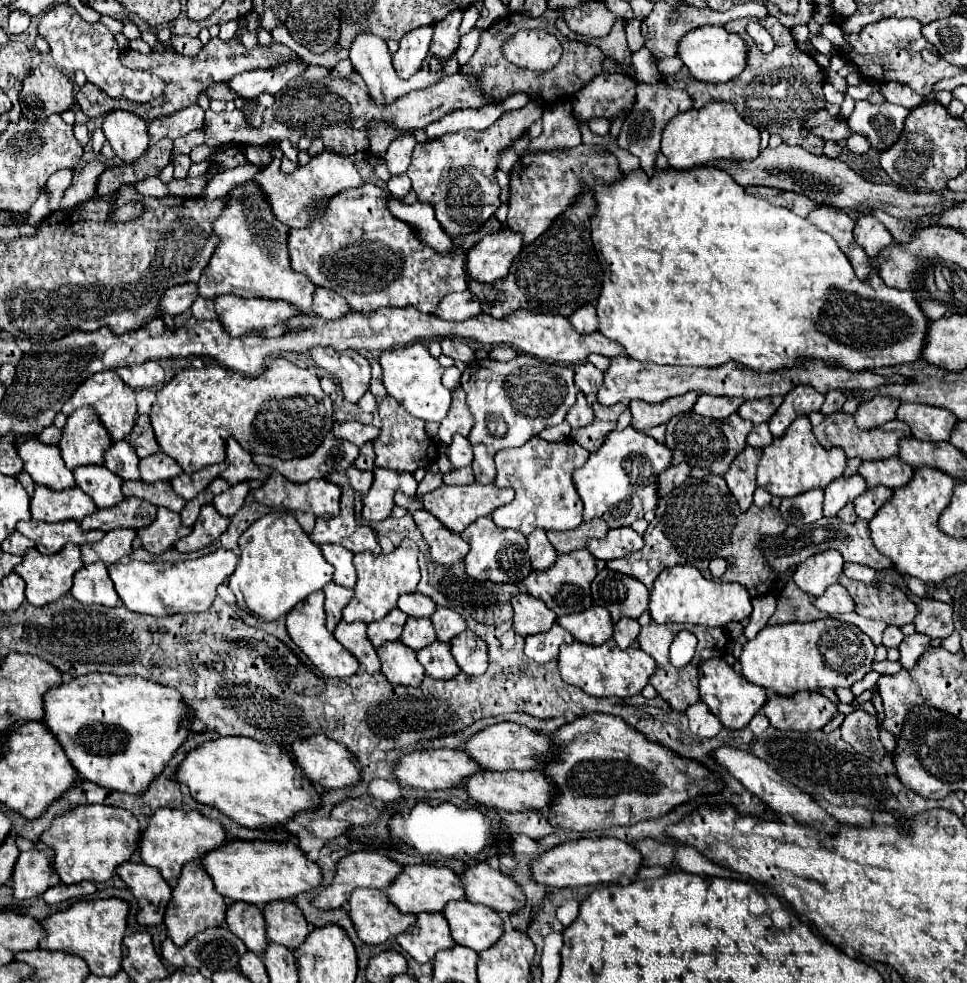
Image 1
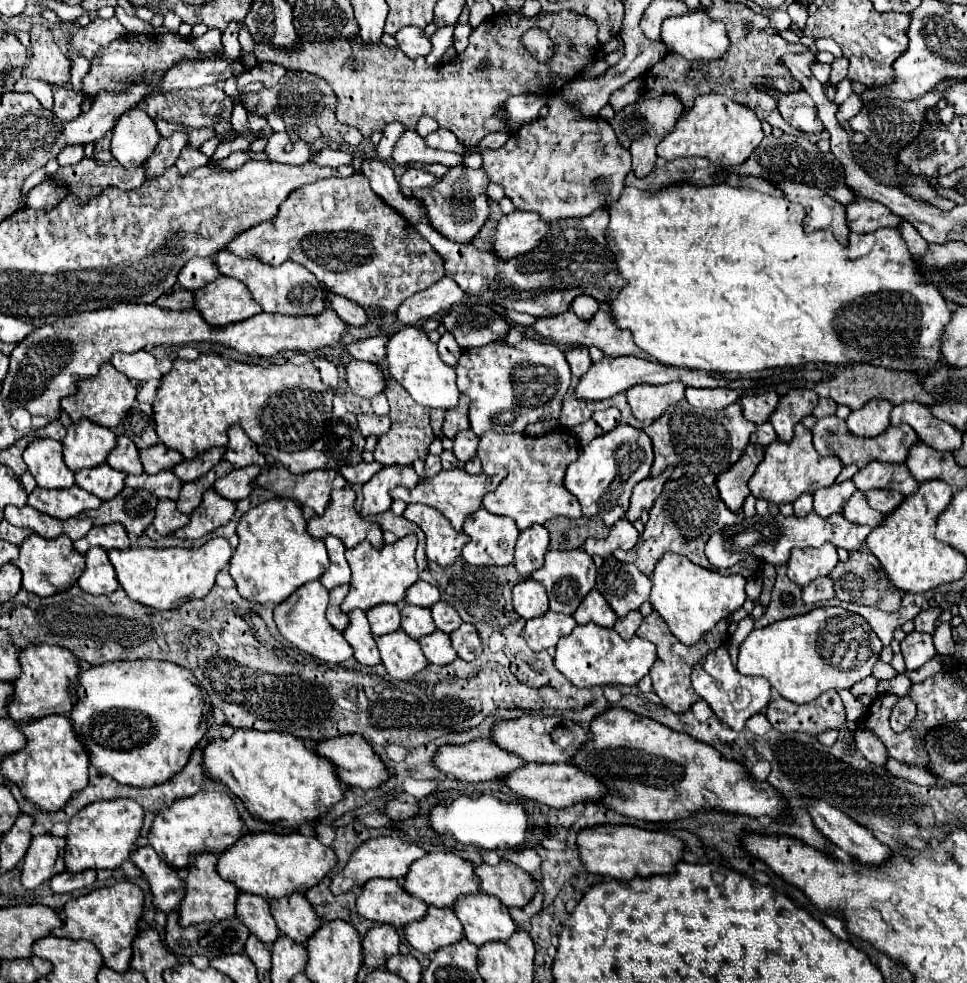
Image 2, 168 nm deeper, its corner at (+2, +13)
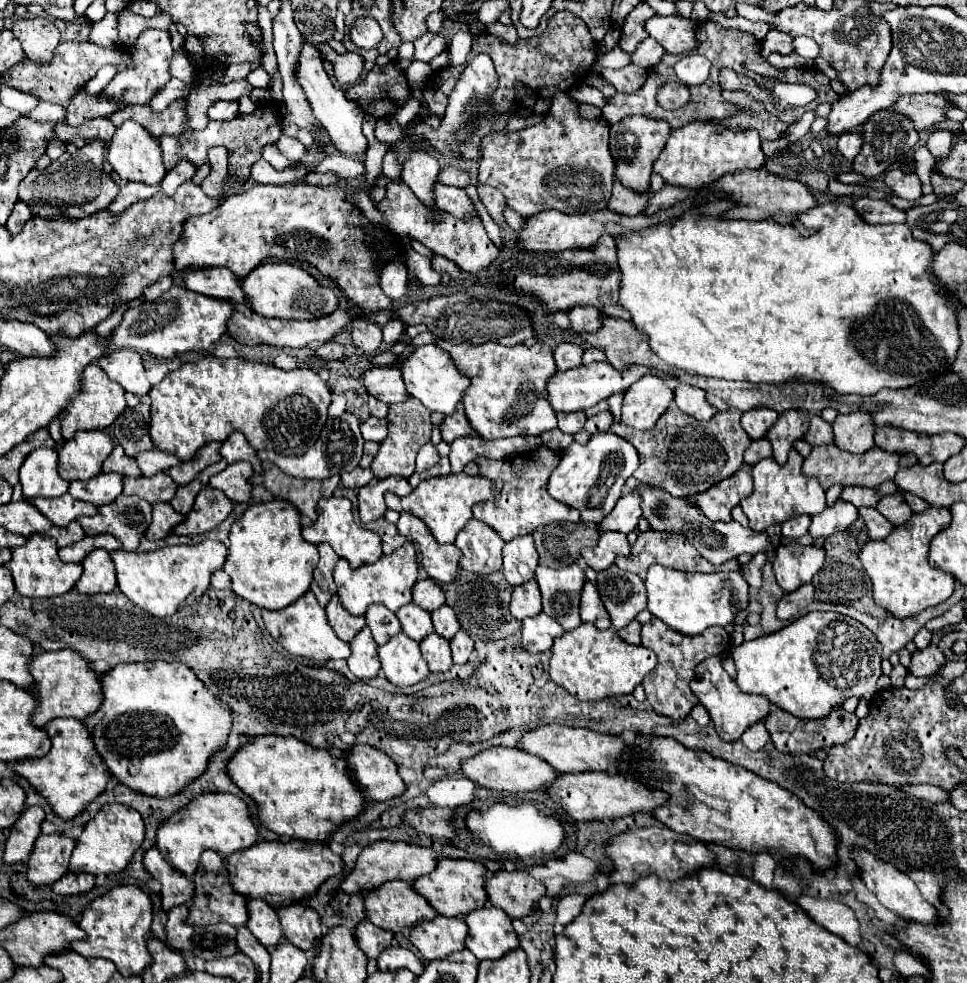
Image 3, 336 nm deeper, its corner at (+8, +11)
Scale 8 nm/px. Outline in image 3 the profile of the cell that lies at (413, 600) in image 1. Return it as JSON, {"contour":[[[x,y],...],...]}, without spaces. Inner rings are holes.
{"contour":[[[417,580],[413,586],[413,602],[423,610],[433,612],[445,604],[445,594],[433,580]]]}

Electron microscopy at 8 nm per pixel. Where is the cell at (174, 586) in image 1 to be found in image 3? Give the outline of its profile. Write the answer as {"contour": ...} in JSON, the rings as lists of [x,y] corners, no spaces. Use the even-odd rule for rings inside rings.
{"contour":[[[203,540],[201,544],[167,546],[153,552],[125,552],[115,550],[111,558],[117,568],[119,590],[137,606],[153,616],[171,616],[183,604],[195,602],[209,588],[209,578],[225,564],[227,548],[215,540]]]}

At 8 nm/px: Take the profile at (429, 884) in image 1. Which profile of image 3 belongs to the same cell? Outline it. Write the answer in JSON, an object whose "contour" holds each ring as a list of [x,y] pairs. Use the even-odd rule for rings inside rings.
{"contour":[[[443,858],[439,860],[437,868],[431,874],[425,874],[415,880],[415,890],[427,898],[427,902],[441,914],[449,918],[465,916],[471,910],[483,908],[487,904],[487,892],[485,892],[485,864],[477,860],[453,860]]]}

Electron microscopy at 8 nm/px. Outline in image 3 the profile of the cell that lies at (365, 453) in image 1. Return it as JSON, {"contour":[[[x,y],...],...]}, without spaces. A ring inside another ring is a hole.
{"contour":[[[365,442],[365,452],[363,452],[363,458],[361,458],[361,468],[369,468],[371,460],[373,460],[375,454],[377,454],[377,450],[379,450],[379,444],[375,444],[375,442]]]}

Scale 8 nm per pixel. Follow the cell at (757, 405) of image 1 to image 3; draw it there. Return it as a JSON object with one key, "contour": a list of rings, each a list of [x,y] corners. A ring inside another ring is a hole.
{"contour":[[[757,408],[757,410],[749,410],[741,416],[741,426],[743,430],[749,434],[751,440],[759,440],[767,434],[767,430],[771,428],[771,424],[775,424],[779,414],[775,414],[775,410],[767,410],[767,408]]]}

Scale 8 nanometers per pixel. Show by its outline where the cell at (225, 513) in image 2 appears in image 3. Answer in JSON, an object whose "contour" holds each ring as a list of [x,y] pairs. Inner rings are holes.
{"contour":[[[205,486],[187,514],[185,522],[181,526],[175,526],[173,532],[179,536],[189,536],[189,534],[203,534],[207,530],[213,530],[219,526],[233,510],[233,502],[219,490]]]}

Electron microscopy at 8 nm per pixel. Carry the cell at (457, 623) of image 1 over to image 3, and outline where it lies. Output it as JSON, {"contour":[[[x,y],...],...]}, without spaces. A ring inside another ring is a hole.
{"contour":[[[445,604],[441,608],[437,608],[433,614],[433,626],[435,626],[435,632],[447,640],[451,640],[457,632],[459,632],[459,620],[455,616],[455,612]]]}

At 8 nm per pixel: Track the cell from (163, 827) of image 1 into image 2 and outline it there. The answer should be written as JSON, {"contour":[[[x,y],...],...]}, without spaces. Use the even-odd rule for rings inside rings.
{"contour":[[[199,792],[185,800],[177,800],[177,804],[171,804],[169,808],[165,808],[165,812],[159,812],[155,816],[149,832],[149,844],[159,856],[165,856],[163,860],[169,866],[187,868],[197,852],[219,854],[235,844],[241,834],[243,824],[231,796],[225,792]]]}

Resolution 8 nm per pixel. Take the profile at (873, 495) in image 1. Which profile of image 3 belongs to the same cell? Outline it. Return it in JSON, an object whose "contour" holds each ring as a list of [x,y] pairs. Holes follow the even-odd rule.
{"contour":[[[899,492],[881,498],[881,502],[877,504],[877,510],[879,510],[883,516],[887,516],[887,520],[895,522],[895,526],[905,524],[905,522],[911,518],[911,514],[913,514],[911,508],[907,506],[903,494],[899,494]]]}

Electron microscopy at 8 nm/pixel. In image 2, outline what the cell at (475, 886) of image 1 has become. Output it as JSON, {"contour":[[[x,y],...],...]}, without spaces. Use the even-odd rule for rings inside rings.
{"contour":[[[501,860],[497,866],[481,862],[475,868],[475,874],[481,880],[479,890],[483,894],[497,896],[507,908],[523,908],[527,902],[531,902],[537,892],[531,874],[505,860]]]}

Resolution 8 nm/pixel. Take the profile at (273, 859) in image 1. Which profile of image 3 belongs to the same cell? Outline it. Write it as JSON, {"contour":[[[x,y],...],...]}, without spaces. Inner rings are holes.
{"contour":[[[259,842],[247,850],[235,852],[227,858],[227,870],[231,886],[247,896],[247,898],[261,898],[271,906],[285,906],[287,902],[301,902],[311,898],[315,890],[331,876],[343,870],[341,856],[333,854],[327,844],[321,842]]]}

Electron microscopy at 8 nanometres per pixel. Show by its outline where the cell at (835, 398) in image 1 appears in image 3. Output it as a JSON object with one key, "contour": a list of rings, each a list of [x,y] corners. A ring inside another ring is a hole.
{"contour":[[[813,416],[813,418],[811,418],[809,432],[805,434],[805,442],[809,442],[811,446],[825,446],[825,444],[831,444],[831,442],[833,442],[831,424],[825,422],[821,416]]]}

